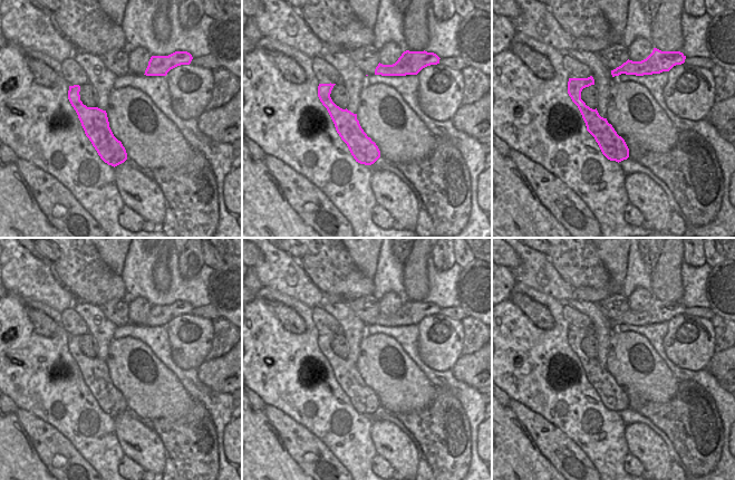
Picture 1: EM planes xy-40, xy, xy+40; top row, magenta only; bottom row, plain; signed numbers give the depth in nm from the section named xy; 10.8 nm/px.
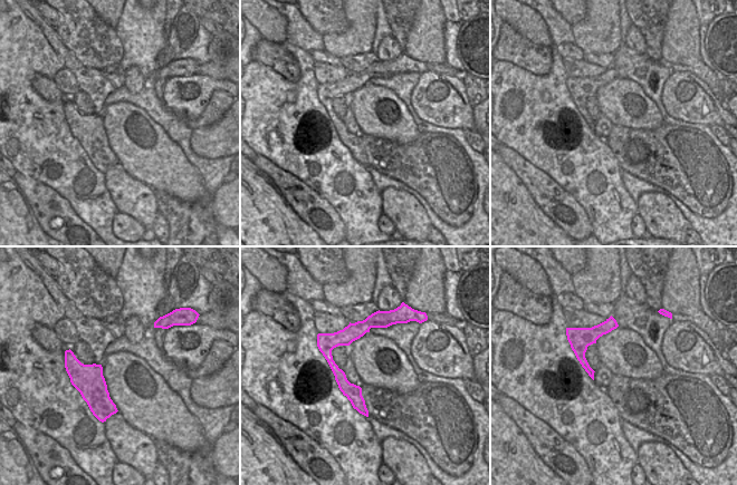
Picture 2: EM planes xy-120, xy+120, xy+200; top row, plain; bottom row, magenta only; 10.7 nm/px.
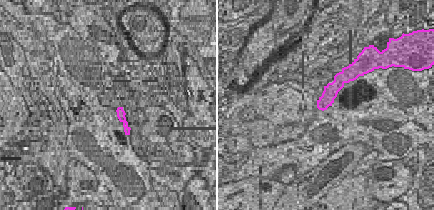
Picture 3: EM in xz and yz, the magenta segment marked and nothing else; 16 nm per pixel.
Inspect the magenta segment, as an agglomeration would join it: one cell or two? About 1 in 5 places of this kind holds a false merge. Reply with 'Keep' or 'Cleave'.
Keep.

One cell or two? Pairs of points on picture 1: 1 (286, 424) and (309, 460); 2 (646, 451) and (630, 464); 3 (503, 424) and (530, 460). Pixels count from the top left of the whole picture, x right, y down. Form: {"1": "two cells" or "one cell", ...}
{"1": "one cell", "2": "two cells", "3": "one cell"}

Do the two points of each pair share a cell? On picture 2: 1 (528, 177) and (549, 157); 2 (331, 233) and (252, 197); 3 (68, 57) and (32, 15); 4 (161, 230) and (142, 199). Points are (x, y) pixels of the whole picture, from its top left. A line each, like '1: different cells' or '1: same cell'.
1: different cells
2: different cells
3: same cell
4: different cells

